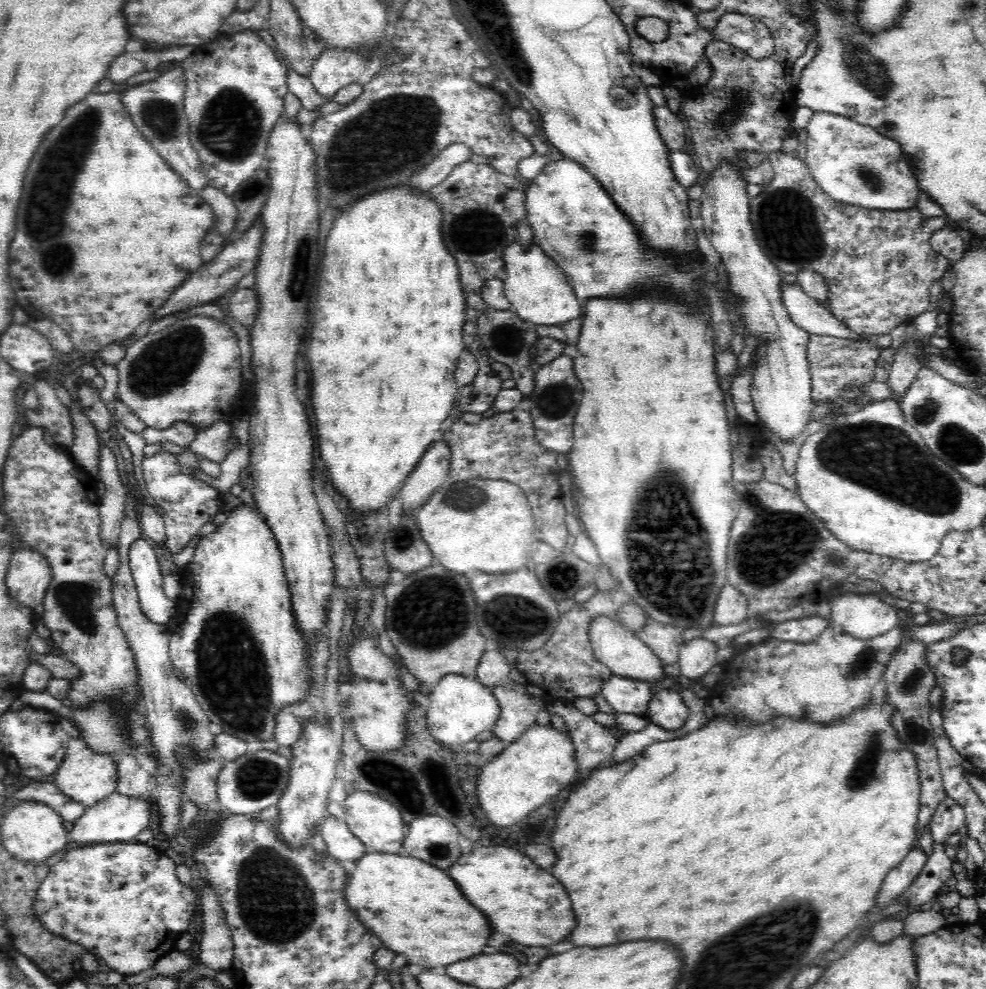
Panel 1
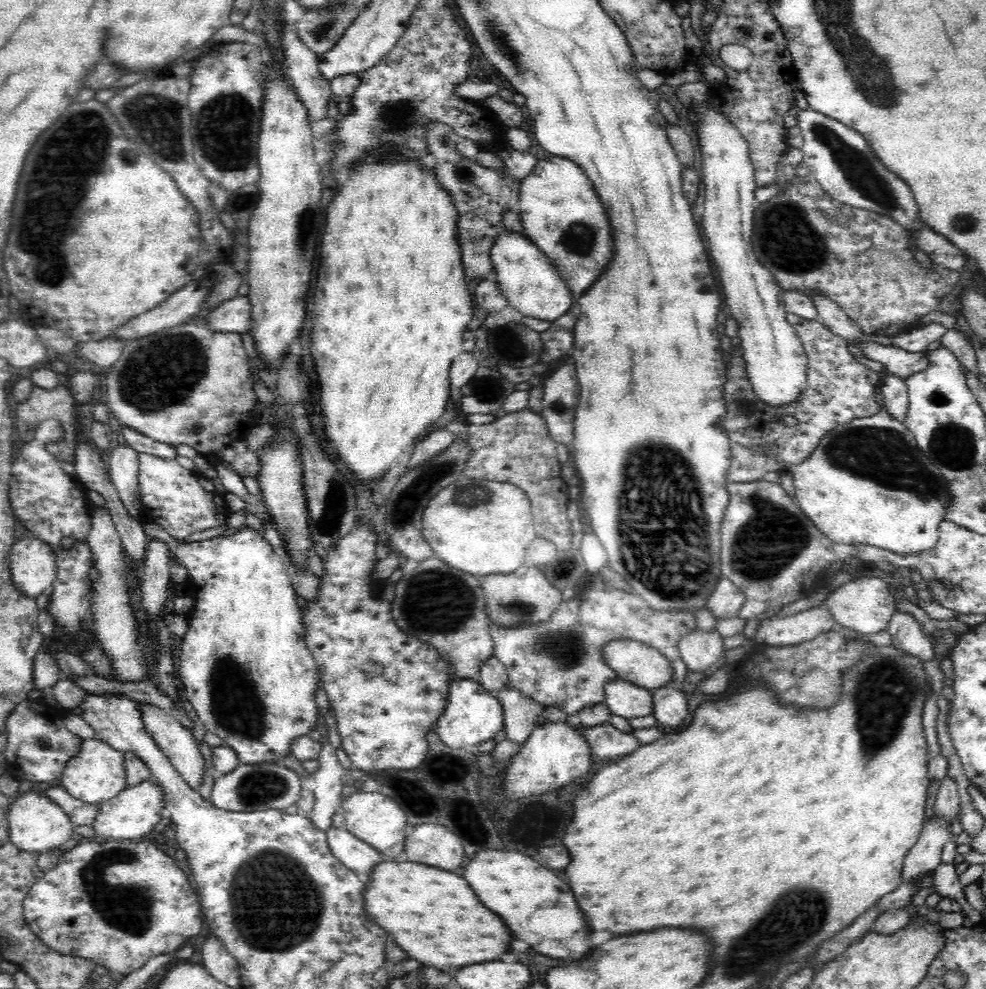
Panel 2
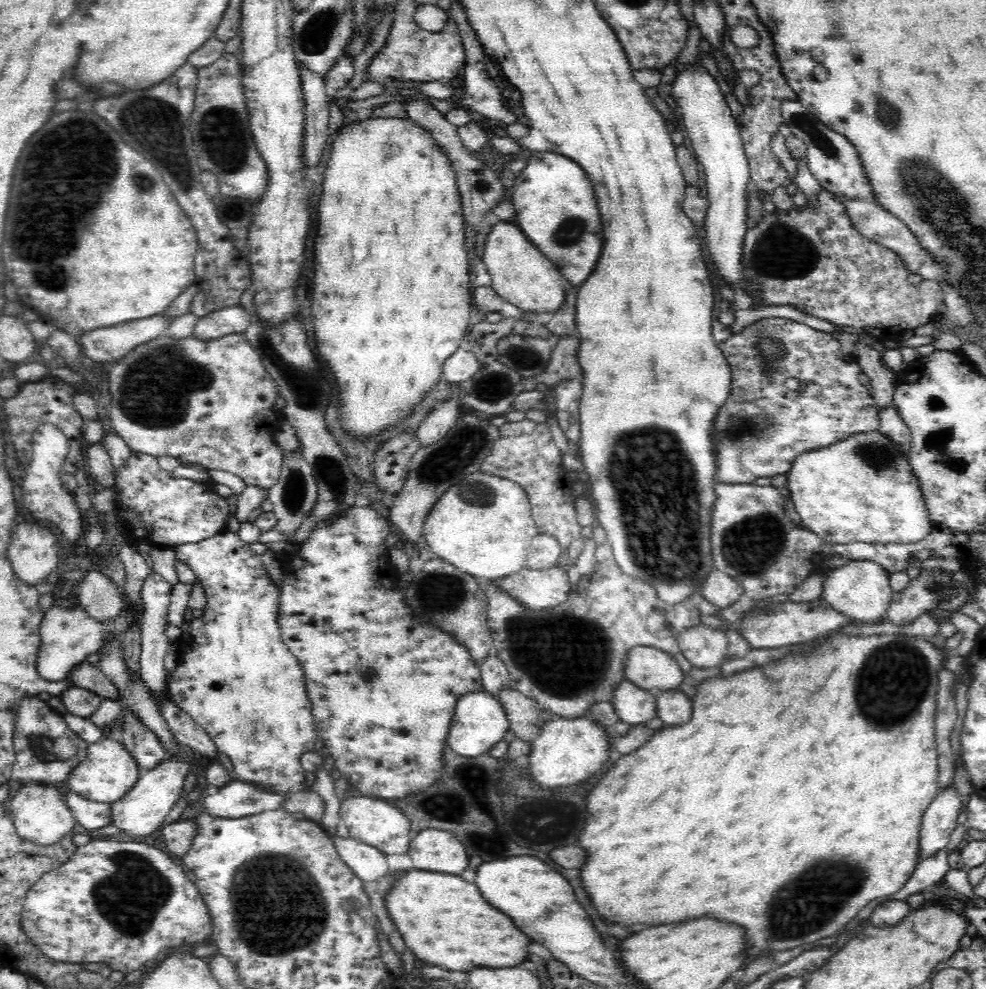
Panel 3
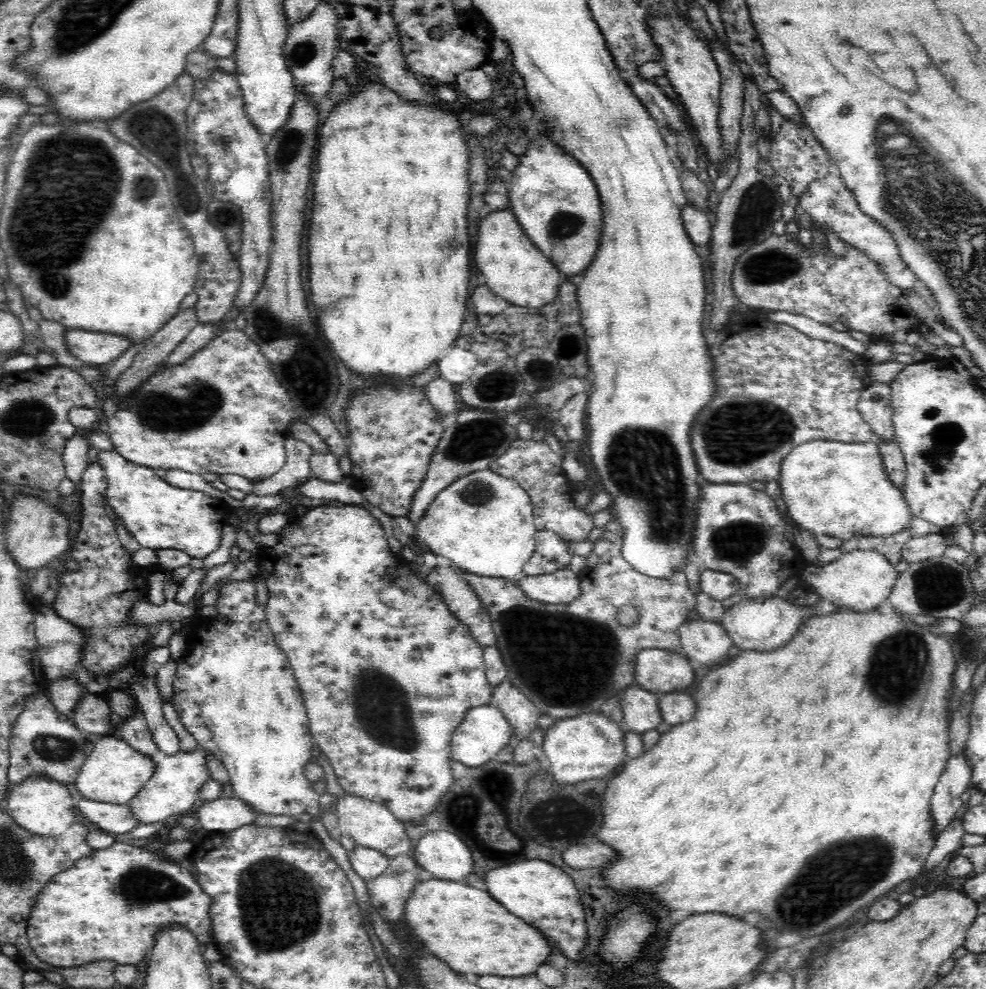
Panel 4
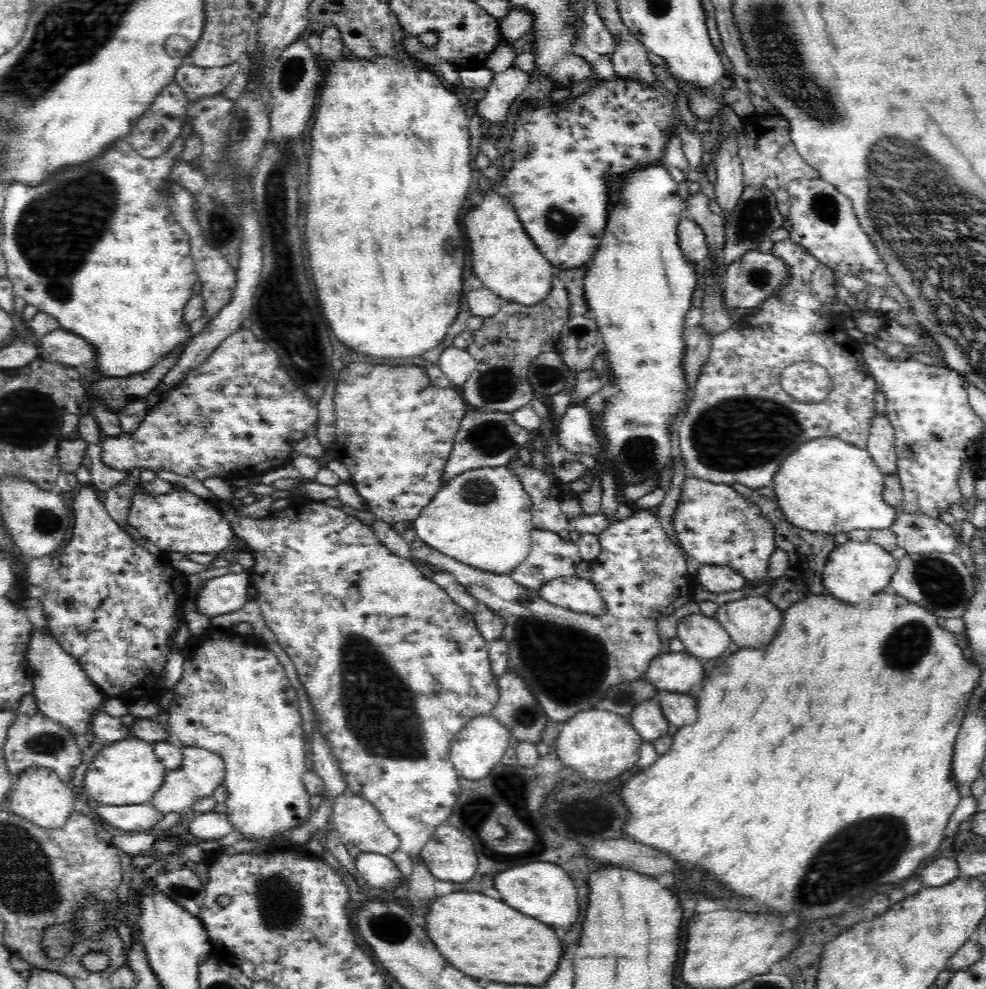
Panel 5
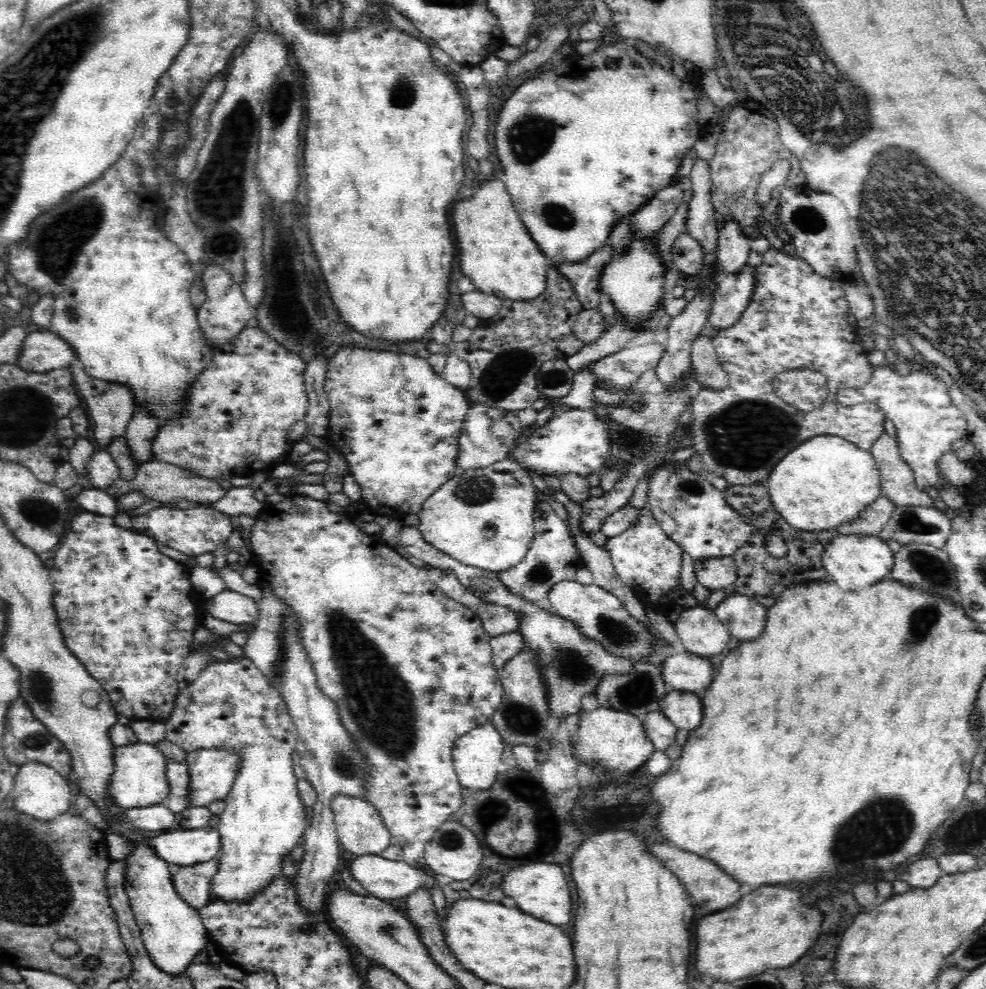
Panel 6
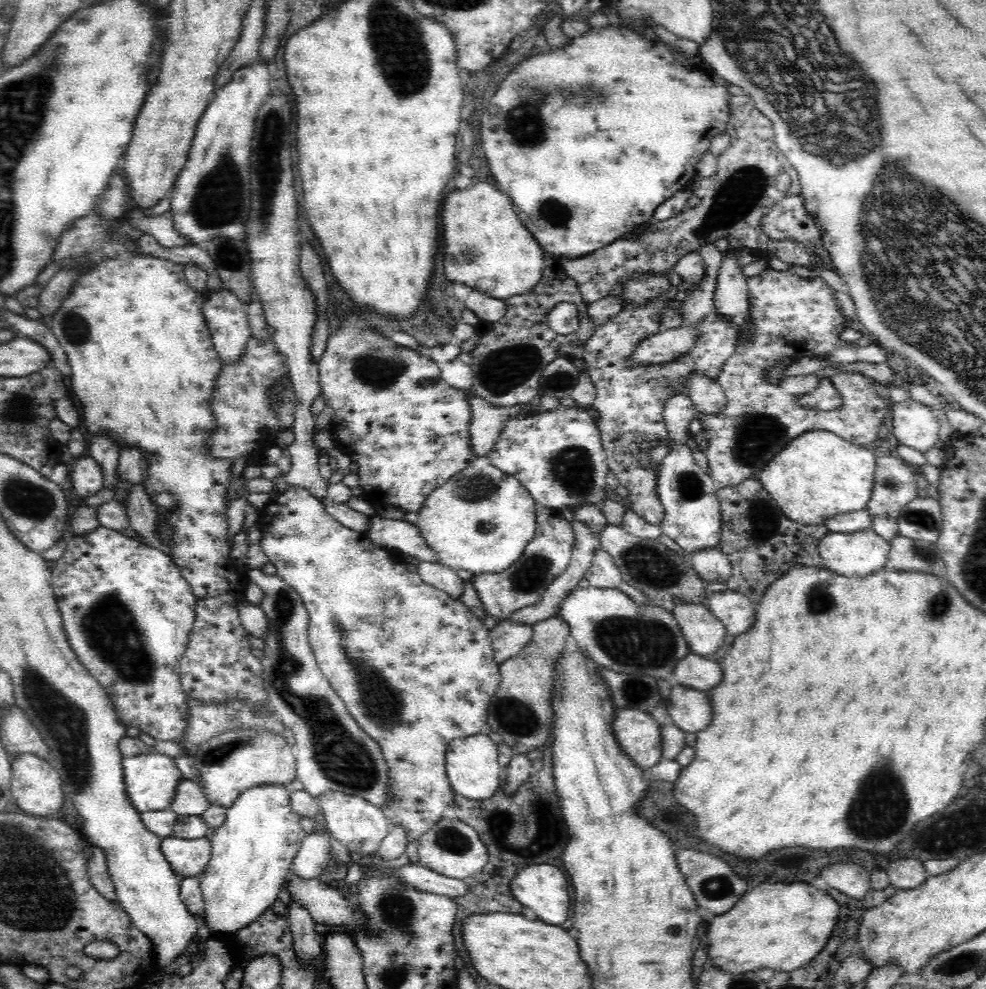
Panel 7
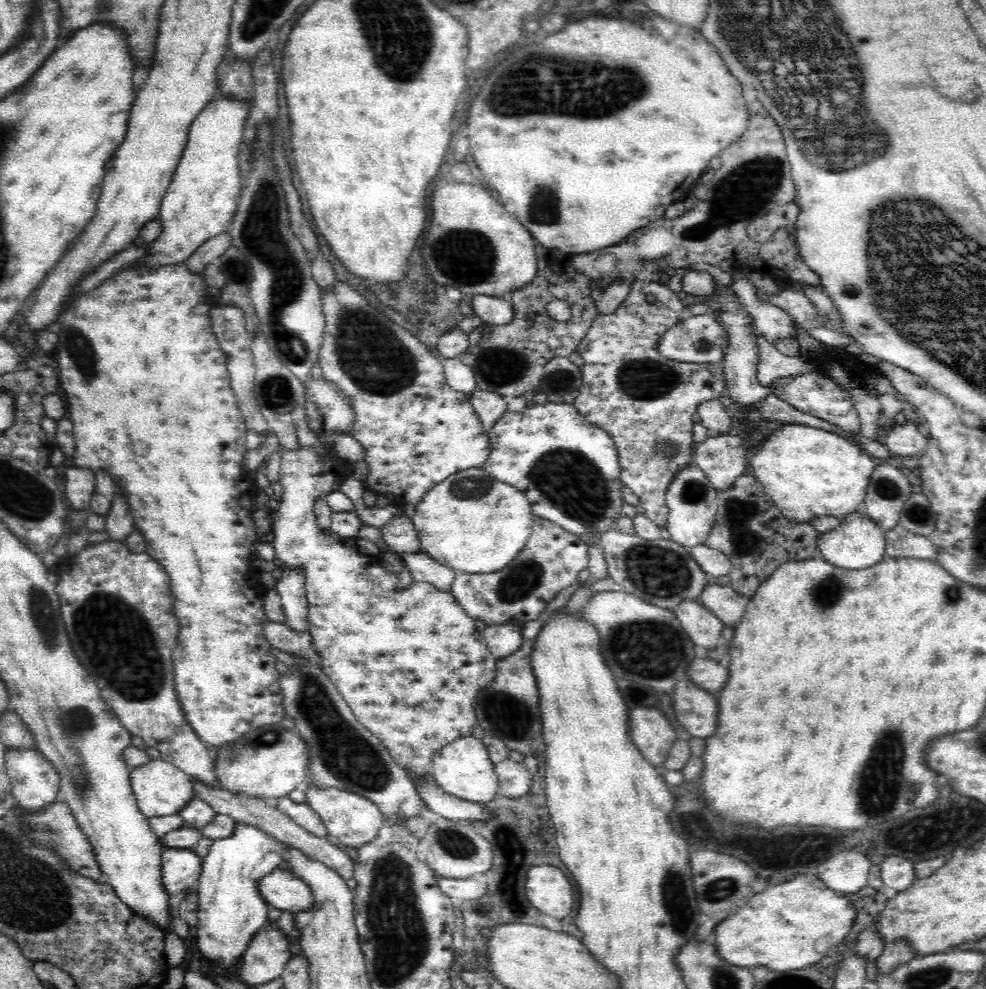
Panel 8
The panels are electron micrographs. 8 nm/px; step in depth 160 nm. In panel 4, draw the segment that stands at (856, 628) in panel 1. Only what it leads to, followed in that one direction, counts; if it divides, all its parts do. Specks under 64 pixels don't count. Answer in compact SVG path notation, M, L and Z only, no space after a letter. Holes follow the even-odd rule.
M860 549L844 553L823 567L816 568L810 566L810 562L808 562L808 567L801 572L800 576L805 580L808 576L806 584L809 584L821 598L826 598L844 609L868 611L875 610L887 600L899 573L881 552ZM808 568L812 574L806 574Z

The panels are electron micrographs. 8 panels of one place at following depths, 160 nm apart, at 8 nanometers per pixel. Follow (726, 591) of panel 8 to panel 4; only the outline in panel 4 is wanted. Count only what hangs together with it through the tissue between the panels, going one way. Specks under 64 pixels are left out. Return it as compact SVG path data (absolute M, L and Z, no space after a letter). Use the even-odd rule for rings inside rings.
M784 597L746 599L725 610L721 625L732 637L735 646L742 650L766 652L790 642L790 638L794 638L800 630L802 622L814 616L812 610L812 606L796 605Z

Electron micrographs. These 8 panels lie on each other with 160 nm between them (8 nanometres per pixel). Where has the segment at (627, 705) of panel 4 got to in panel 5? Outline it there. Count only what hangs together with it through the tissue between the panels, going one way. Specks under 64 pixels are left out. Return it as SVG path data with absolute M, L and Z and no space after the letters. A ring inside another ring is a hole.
M656 699L639 702L629 714L628 720L643 740L648 742L666 735L669 729L668 719Z

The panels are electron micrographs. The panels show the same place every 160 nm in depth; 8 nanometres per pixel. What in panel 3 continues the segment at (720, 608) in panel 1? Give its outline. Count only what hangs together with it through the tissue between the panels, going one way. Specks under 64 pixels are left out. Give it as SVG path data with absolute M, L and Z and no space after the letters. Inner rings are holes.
M714 568L704 580L700 594L702 598L724 608L739 600L744 592L742 587L731 576Z

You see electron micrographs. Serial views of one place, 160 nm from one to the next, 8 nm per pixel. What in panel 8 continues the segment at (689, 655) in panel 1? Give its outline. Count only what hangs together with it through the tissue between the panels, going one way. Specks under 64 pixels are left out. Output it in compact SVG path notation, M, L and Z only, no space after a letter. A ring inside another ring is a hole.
M699 600L684 601L672 609L690 640L700 648L715 648L720 644L725 625Z

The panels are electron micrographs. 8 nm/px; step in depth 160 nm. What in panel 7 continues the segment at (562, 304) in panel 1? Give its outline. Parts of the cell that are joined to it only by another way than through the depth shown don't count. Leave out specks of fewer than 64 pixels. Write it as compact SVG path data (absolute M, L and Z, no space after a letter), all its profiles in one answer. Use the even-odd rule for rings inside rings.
M478 182L466 190L450 192L442 208L442 236L444 236L444 270L448 270L447 280L461 282L474 291L482 291L488 296L505 299L509 296L527 293L542 278L544 252L532 234L524 228L514 212L514 204L506 194L496 190L492 184Z

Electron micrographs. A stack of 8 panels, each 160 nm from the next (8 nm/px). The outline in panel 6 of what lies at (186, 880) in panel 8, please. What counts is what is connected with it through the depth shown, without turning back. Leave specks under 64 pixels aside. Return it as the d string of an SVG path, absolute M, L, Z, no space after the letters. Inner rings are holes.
M209 826L172 828L172 830L151 834L148 843L158 857L177 868L210 862L221 850L218 829Z

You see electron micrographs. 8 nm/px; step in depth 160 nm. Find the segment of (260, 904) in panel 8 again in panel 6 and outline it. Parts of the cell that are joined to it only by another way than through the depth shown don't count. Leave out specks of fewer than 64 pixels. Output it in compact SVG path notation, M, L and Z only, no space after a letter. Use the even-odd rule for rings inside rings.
M228 637L221 642L221 646L232 656L232 660L224 662L214 659L207 662L205 669L178 693L170 718L165 722L165 738L187 752L216 747L233 750L240 755L241 765L232 788L226 795L226 808L219 814L219 870L211 880L210 888L213 898L227 902L244 902L254 898L260 889L265 889L278 874L282 874L284 857L303 842L308 823L294 775L298 731L286 709L286 701L270 685L270 681L266 680L266 676L254 665L254 661L245 656L240 646L232 643Z

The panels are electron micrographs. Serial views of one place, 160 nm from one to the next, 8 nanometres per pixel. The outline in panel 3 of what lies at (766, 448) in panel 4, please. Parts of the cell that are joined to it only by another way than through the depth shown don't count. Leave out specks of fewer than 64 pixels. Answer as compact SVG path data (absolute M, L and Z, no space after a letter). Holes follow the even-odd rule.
M770 317L763 318L758 322L748 325L739 333L732 333L732 336L720 343L717 343L718 348L722 350L723 356L726 358L728 365L731 369L731 392L729 398L726 399L724 406L718 410L718 417L715 421L715 426L713 429L714 444L716 444L716 456L714 456L714 462L718 462L718 482L722 483L751 483L756 480L756 478L762 477L773 477L777 474L786 474L790 468L792 468L792 462L798 454L805 453L806 451L822 448L828 446L829 444L834 444L838 440L842 440L845 436L852 433L860 432L874 432L880 427L880 418L878 411L878 405L876 401L872 400L870 390L862 386L860 382L860 374L863 374L861 367L858 365L856 356L854 354L844 355L840 350L840 343L838 343L836 334L826 333L820 330L815 330L808 325L799 323L797 321L780 318L780 317ZM762 337L772 337L772 339L778 339L782 343L782 351L785 352L785 356L780 359L775 359L771 361L768 367L762 365L762 353L757 349L757 342Z

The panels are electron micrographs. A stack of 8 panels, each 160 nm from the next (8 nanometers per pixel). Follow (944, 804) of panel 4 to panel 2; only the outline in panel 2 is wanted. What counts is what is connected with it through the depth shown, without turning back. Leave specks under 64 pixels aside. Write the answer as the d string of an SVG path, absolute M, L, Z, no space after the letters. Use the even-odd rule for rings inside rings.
M935 816L926 823L918 843L906 854L902 879L904 883L914 880L922 873L934 871L941 863L944 846L956 840L950 830L950 822Z

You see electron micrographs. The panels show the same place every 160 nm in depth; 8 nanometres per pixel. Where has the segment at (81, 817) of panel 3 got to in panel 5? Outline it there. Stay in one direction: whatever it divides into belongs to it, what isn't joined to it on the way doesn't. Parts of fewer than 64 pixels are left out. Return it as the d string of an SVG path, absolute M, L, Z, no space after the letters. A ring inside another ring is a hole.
M148 803L120 806L99 804L95 811L104 822L125 833L150 831L164 816Z

